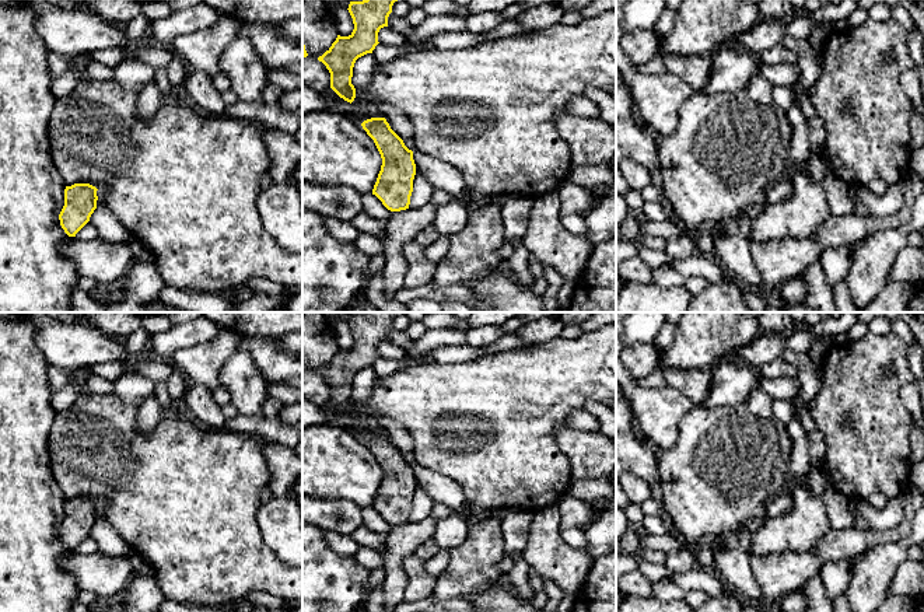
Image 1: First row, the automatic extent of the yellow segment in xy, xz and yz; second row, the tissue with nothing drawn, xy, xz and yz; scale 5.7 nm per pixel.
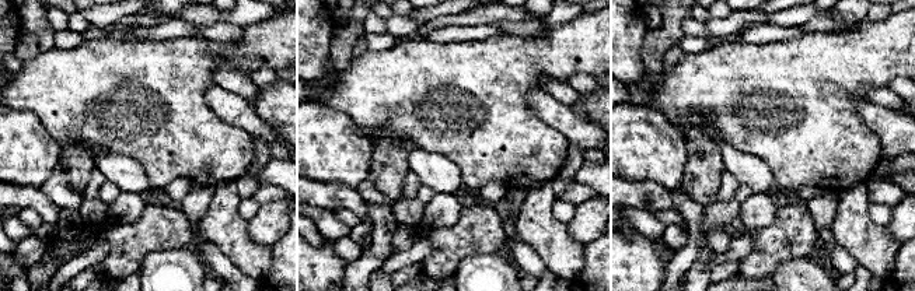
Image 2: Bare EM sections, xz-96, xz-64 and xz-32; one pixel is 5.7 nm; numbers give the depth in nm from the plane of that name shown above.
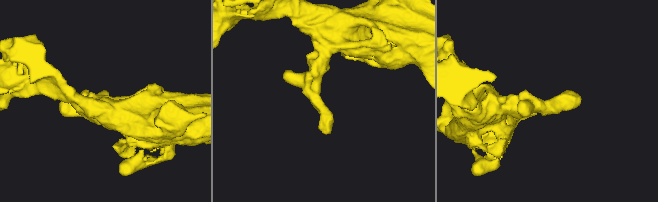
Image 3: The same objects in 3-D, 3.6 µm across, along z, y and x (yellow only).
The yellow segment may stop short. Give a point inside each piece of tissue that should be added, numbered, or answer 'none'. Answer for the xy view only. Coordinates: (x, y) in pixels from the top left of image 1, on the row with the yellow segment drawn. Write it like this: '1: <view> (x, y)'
none

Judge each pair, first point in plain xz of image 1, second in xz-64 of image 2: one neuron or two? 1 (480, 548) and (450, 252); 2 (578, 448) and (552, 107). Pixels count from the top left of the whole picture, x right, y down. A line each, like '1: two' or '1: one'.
1: one
2: one

